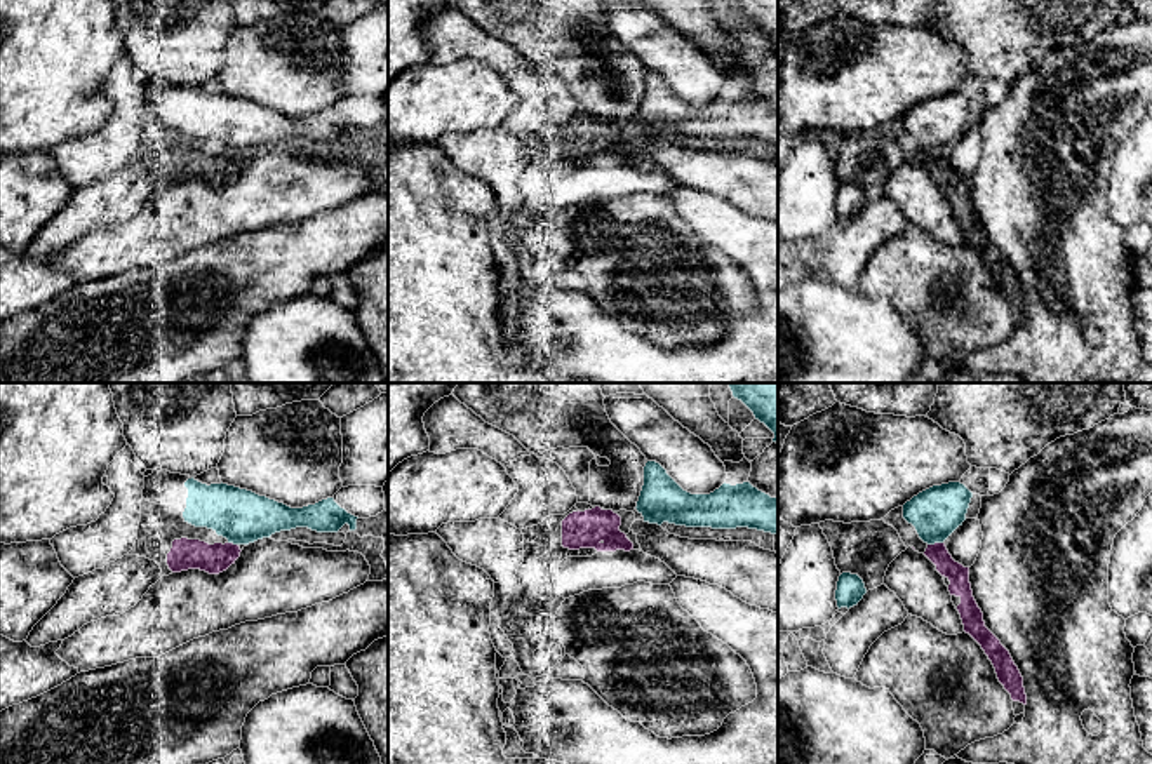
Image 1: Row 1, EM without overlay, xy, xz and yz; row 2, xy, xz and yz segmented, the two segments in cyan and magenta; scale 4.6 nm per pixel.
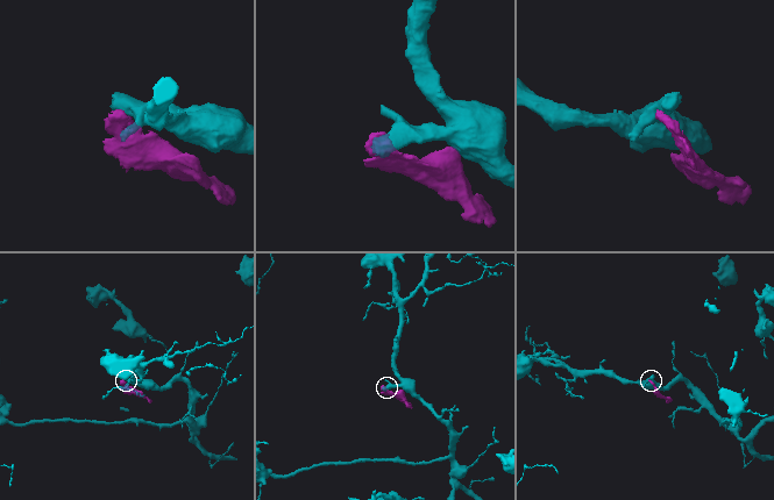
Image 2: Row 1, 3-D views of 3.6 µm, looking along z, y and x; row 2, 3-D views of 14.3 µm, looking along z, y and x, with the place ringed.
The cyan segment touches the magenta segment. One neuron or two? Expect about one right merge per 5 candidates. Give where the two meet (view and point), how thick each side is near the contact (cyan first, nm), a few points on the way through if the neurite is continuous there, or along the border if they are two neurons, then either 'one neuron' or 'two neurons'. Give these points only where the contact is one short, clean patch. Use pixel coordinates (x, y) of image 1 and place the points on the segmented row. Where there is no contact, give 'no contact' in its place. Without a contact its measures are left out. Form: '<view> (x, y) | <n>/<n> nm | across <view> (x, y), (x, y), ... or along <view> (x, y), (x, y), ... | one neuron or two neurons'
yz (935, 542) | 240/100 nm | along yz (942, 542), (928, 545) | two neurons

